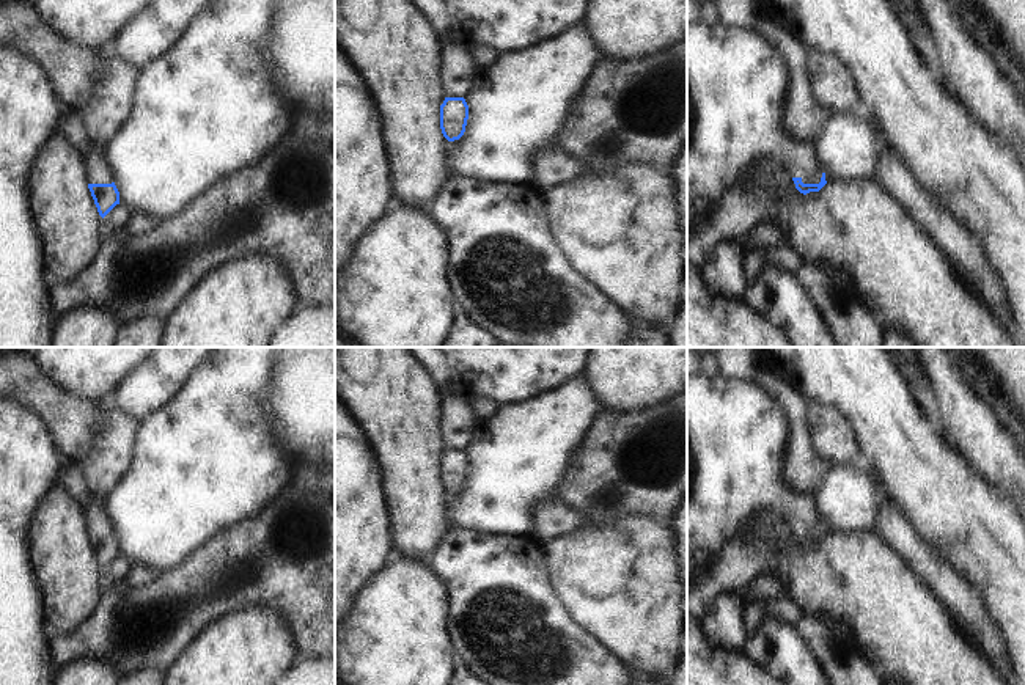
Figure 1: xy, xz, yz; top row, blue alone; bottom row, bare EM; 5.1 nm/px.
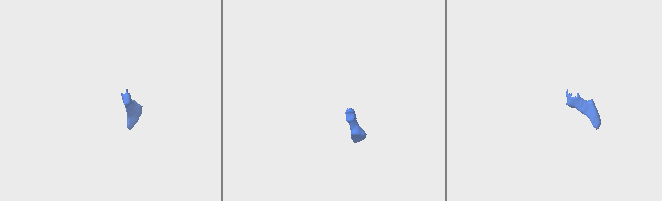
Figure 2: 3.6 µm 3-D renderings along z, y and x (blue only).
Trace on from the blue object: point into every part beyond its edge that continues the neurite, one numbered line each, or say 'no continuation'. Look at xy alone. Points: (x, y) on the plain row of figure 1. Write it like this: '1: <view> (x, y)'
1: xy (96, 517)

